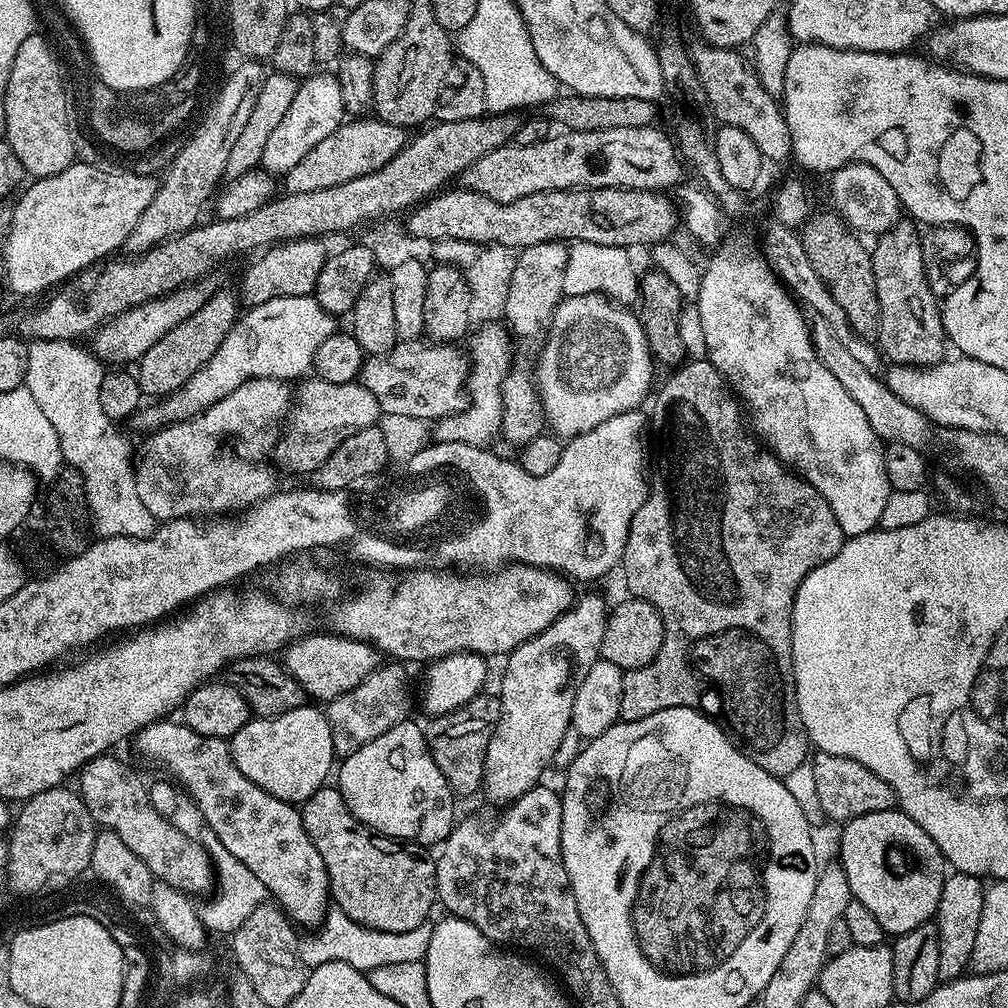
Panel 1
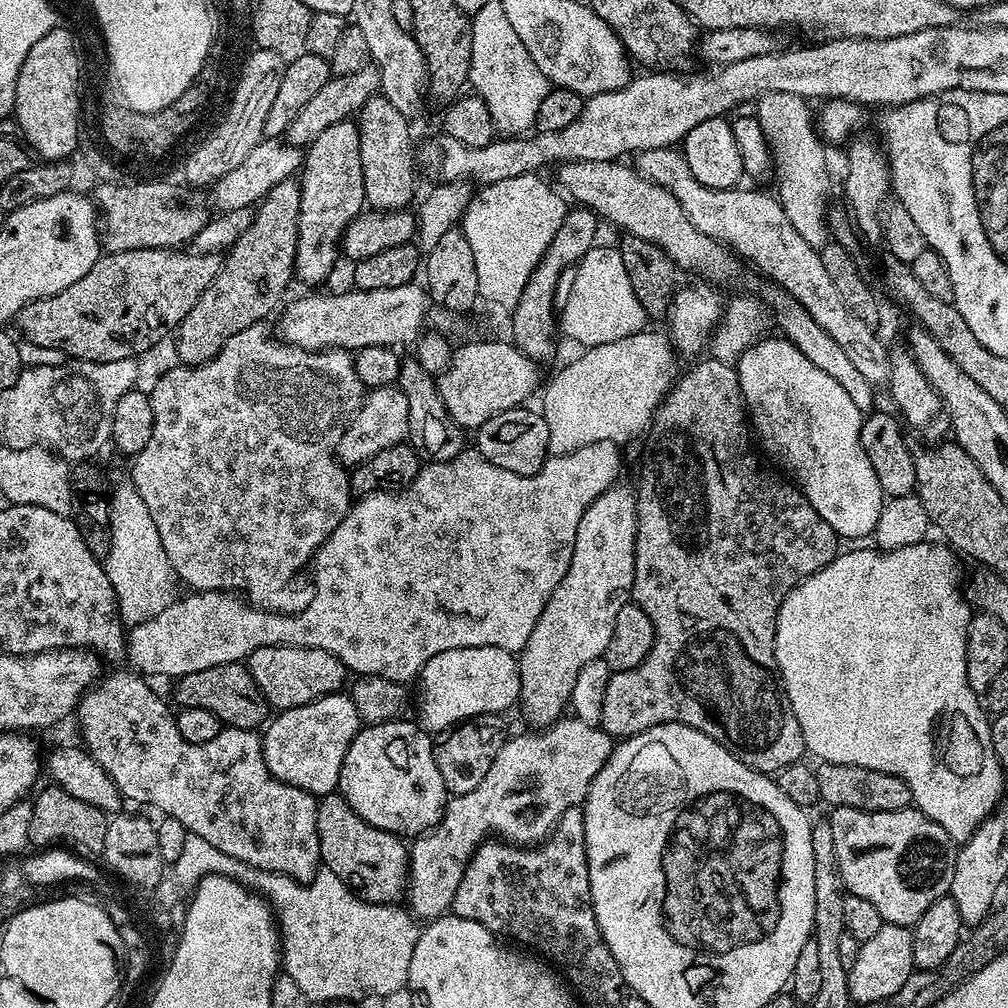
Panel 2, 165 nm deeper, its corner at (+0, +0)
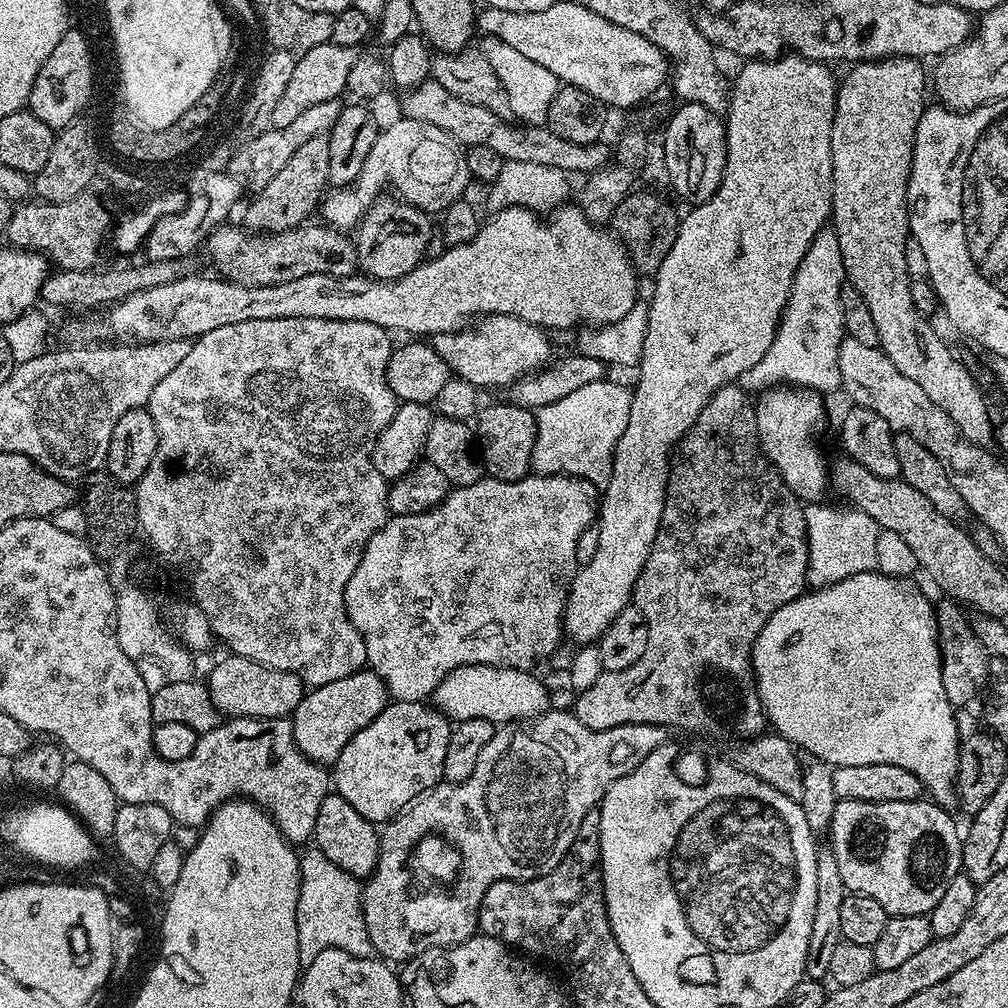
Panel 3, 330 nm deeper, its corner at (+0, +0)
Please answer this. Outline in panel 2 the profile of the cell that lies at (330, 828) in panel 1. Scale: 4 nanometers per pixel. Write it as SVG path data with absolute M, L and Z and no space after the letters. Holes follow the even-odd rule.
M339 794L319 797L316 813L323 867L338 874L348 889L366 902L399 905L408 886L409 845L393 832L370 826Z

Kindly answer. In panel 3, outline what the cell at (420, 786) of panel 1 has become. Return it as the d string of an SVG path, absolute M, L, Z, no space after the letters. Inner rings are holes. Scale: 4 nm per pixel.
M390 702L370 726L358 730L342 746L342 754L330 768L335 795L346 798L362 818L383 825L444 780L446 746L450 746L452 730L448 717L431 703Z

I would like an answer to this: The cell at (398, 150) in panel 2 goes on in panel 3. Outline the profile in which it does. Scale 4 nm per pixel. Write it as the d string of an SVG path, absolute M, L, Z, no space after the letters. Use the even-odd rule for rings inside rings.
M395 195L377 196L354 232L359 271L376 280L397 280L410 274L410 270L423 264L428 256L428 244L432 240L431 230L434 227L432 220L429 213Z

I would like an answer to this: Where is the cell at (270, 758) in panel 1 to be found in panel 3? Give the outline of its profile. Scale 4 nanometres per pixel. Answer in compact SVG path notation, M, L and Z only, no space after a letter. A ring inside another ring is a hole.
M371 670L355 672L338 682L326 682L326 686L305 691L302 702L298 702L290 717L296 745L316 764L331 766L336 763L338 754L342 754L342 746L346 746L358 730L370 726L389 703L382 678Z

